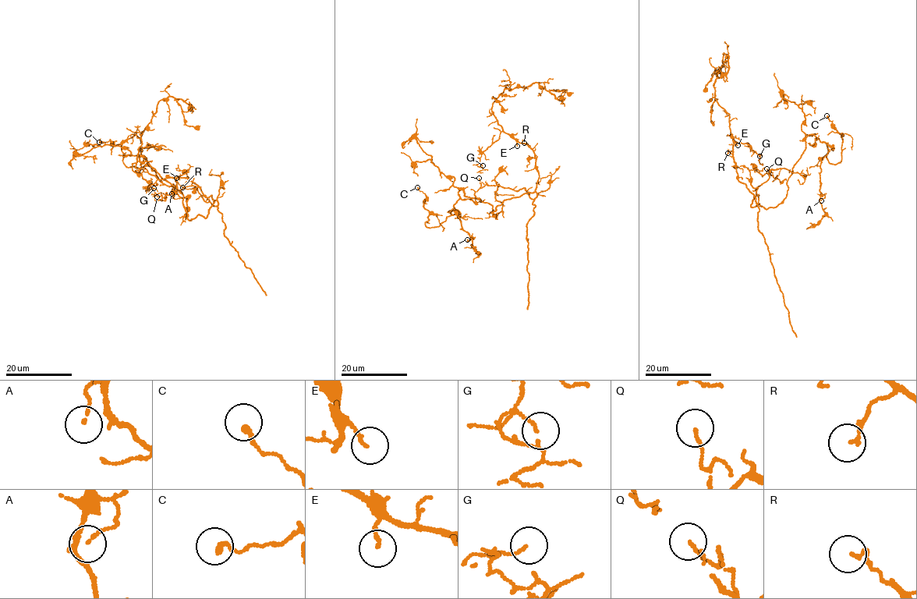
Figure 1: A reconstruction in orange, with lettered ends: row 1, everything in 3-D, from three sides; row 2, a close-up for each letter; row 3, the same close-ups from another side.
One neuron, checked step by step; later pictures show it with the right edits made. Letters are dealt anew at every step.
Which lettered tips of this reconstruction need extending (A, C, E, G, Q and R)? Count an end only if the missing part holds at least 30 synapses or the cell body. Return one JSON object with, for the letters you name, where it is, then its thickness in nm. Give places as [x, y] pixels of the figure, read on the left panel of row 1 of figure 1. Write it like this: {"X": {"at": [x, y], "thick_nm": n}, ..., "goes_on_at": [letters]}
{"goes_on_at": []}

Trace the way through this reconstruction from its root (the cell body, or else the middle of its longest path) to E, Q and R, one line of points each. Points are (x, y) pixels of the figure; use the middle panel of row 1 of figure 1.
E: (531, 193), (535, 191), (539, 177), (536, 157), (528, 145), (517, 142), (517, 146)
Q: (531, 193), (536, 193), (536, 197), (531, 198), (525, 188), (516, 191), (497, 185), (482, 187), (479, 178)
R: (531, 193), (535, 191), (539, 174), (534, 154), (524, 143)

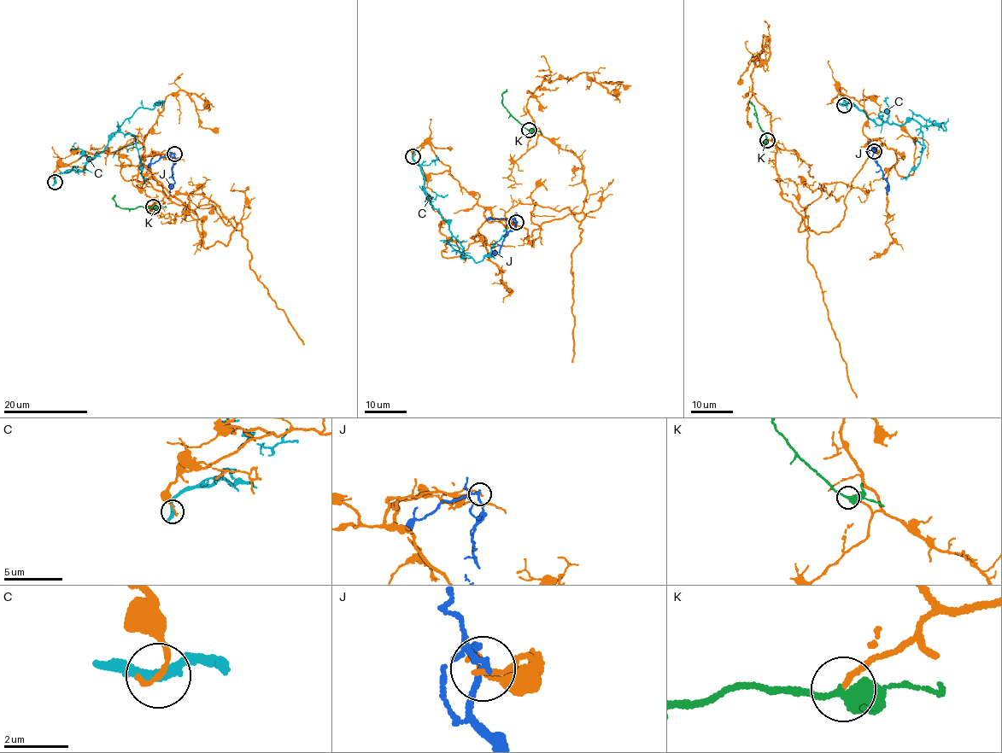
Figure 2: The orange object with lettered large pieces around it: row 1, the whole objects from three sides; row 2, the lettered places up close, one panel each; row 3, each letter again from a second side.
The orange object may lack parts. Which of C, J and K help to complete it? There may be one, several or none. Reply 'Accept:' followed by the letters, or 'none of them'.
Accept: K

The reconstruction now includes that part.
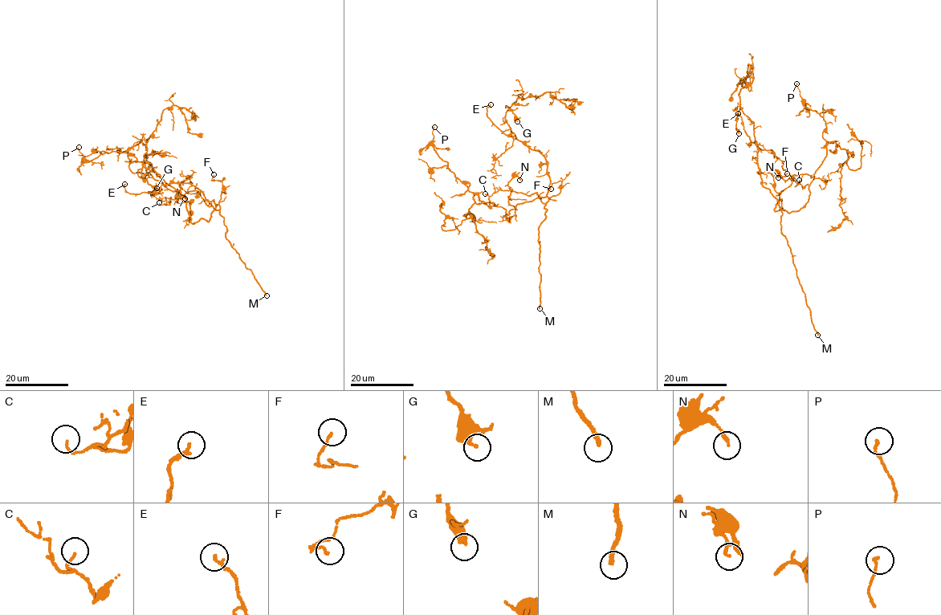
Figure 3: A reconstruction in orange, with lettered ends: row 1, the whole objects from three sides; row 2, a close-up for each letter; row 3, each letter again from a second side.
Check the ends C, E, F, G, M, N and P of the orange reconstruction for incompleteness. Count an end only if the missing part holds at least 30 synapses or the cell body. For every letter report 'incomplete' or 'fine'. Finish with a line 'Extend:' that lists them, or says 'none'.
C: fine
E: incomplete
F: fine
G: fine
M: incomplete
N: fine
P: fine
Extend: E, M

